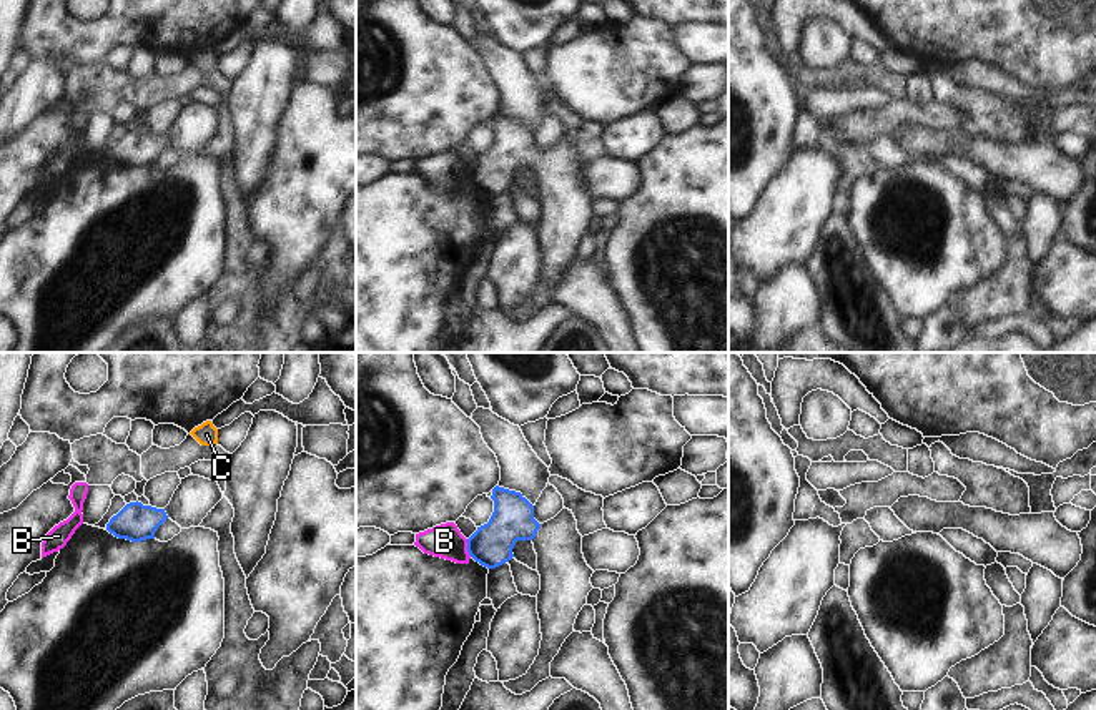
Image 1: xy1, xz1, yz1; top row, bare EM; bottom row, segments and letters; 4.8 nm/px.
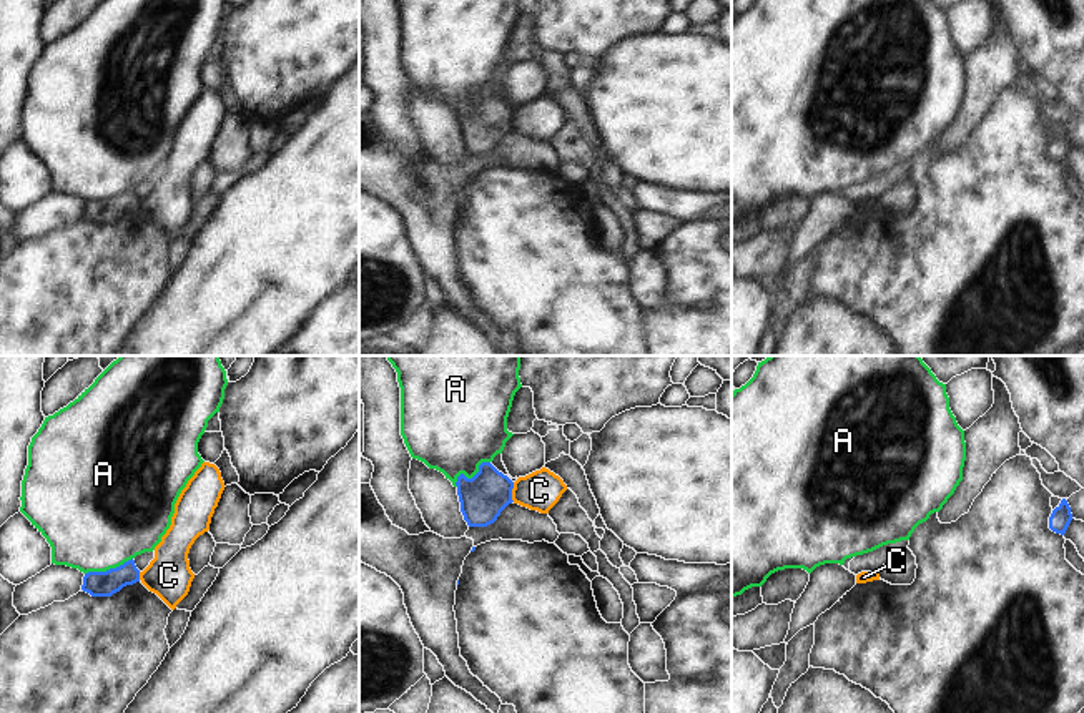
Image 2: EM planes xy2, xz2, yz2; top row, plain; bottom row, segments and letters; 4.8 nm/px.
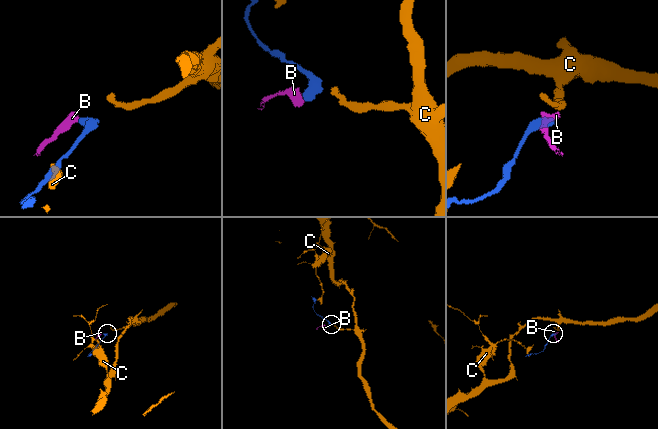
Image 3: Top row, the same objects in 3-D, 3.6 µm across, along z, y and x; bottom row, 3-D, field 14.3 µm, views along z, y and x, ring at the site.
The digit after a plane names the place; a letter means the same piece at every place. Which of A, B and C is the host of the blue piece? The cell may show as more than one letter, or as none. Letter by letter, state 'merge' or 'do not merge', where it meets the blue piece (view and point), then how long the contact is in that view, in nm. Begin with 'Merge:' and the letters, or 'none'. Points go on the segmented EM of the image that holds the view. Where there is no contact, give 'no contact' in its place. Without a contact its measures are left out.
Merge: none
A: do not merge; meets blue in xy2 at (110, 569); contact 240 nm long
B: do not merge; meets blue in xz1 at (468, 547); contact 90 nm long
C: do not merge; meets blue in xz2 at (511, 492); contact 100 nm long

